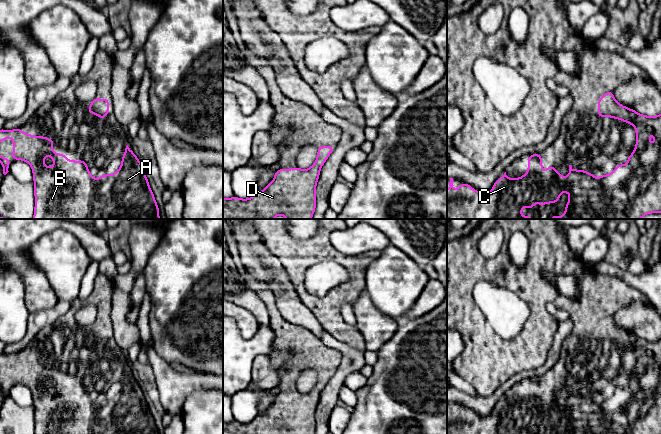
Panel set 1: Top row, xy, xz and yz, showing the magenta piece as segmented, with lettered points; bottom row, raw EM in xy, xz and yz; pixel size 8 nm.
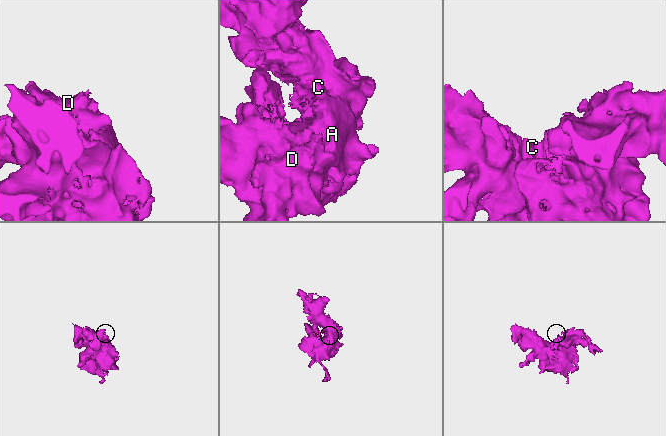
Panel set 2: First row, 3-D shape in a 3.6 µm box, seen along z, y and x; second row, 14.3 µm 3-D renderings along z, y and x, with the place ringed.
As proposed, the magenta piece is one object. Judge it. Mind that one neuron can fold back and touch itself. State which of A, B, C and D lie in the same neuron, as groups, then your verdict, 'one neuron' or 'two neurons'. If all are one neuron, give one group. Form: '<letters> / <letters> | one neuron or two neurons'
A B C D | one neuron

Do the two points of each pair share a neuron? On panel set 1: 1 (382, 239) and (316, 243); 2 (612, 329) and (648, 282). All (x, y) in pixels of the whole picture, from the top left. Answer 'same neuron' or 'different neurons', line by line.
1: different neurons
2: different neurons

